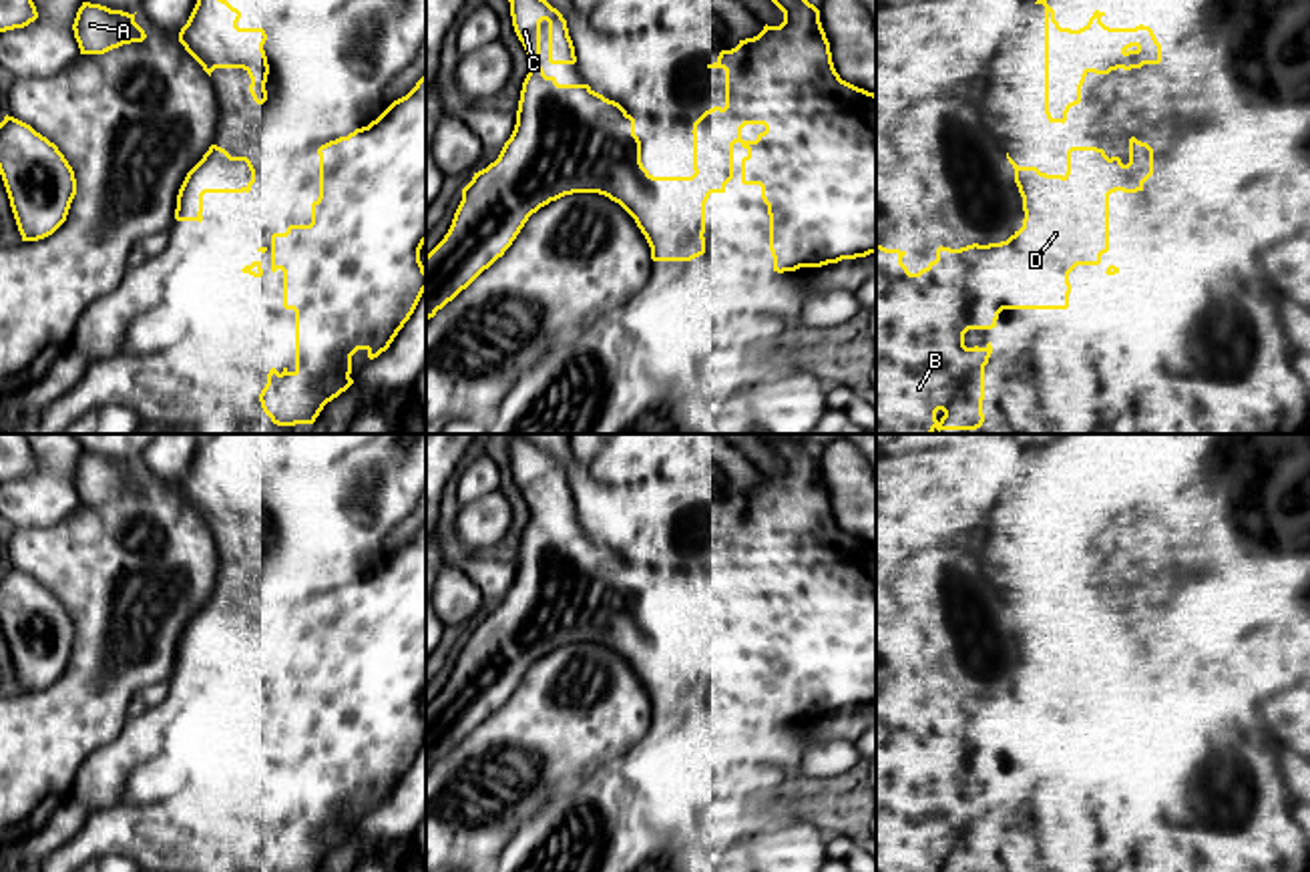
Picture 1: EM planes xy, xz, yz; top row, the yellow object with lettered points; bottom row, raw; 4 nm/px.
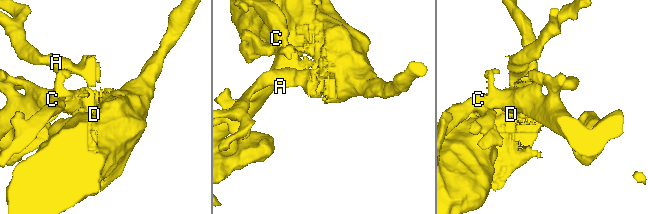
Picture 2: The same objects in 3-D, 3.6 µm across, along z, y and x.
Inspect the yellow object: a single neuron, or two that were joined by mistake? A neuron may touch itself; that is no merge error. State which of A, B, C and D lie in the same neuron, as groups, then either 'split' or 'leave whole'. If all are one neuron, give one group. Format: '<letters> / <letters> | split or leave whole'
A C / B D | split

